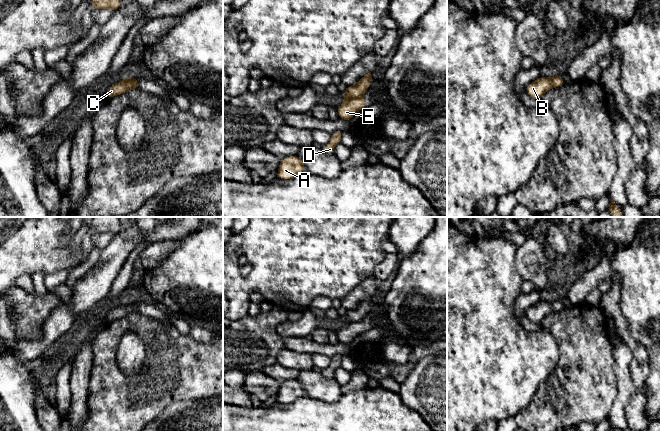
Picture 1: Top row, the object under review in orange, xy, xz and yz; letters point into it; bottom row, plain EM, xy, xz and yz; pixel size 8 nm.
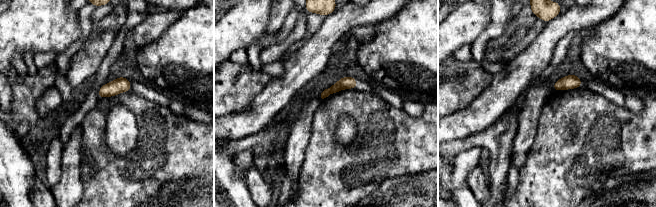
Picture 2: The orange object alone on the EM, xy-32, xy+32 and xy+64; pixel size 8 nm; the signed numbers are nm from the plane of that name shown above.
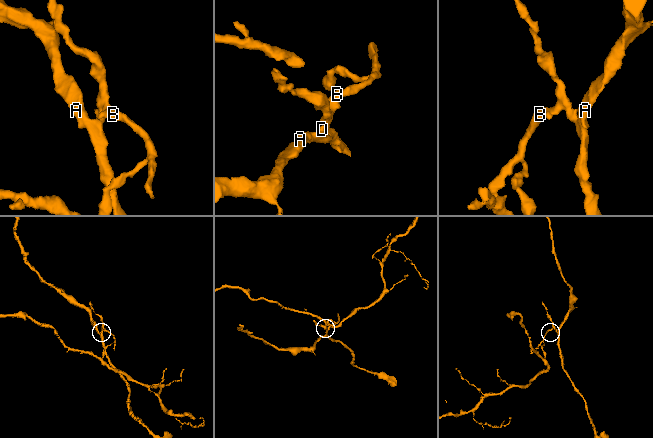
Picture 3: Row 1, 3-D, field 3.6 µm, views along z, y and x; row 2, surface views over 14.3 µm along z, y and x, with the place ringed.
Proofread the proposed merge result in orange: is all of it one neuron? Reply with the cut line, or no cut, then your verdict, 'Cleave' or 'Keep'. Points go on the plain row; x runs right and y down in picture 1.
Split along xz (361, 320), (346, 324). Cleave

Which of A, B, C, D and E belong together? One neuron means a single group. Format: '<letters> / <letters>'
A D E / B C

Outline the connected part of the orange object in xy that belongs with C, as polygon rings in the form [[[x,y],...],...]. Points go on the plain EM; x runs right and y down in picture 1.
[[[124,302],[122,305],[112,308],[105,317],[106,323],[118,320],[128,316],[131,313],[137,312],[134,302]]]

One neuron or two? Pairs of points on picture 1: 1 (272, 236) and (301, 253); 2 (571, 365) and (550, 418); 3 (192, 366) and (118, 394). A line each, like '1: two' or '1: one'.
1: one
2: one
3: one

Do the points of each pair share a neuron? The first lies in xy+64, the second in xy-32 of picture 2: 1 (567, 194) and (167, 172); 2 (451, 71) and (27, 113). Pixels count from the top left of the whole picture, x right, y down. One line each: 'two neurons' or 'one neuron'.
1: one neuron
2: one neuron

